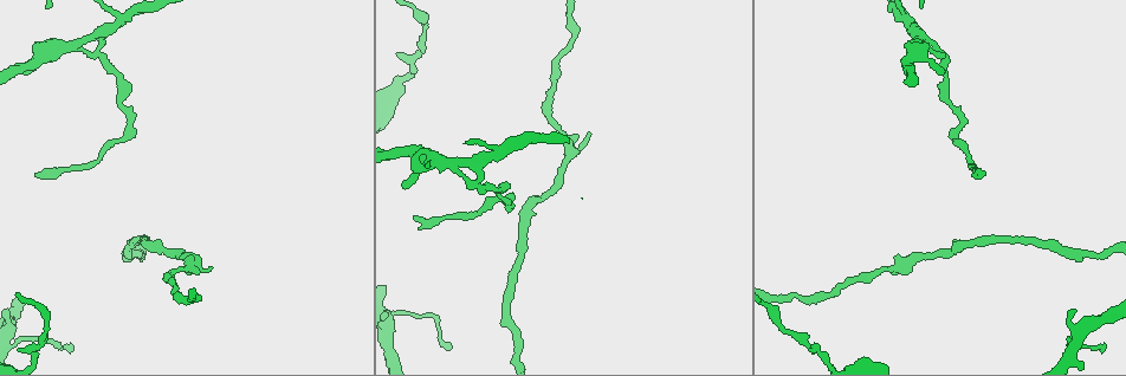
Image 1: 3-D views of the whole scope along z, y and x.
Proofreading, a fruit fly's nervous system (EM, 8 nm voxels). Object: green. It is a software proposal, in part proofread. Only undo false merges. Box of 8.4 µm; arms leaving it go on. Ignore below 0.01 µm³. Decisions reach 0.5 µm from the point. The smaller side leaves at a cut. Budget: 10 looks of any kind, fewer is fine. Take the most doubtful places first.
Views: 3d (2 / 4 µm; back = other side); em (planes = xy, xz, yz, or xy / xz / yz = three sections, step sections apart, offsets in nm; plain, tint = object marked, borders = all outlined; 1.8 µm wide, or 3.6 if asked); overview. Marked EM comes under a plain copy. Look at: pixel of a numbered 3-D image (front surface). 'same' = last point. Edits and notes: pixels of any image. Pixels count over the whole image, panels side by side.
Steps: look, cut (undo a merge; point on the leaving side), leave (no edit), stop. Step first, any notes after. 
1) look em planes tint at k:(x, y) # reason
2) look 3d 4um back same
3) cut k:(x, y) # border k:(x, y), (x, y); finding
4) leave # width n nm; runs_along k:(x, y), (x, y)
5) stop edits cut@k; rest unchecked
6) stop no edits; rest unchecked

look em xz step 4 tint at 1:(436, 160) # branch point

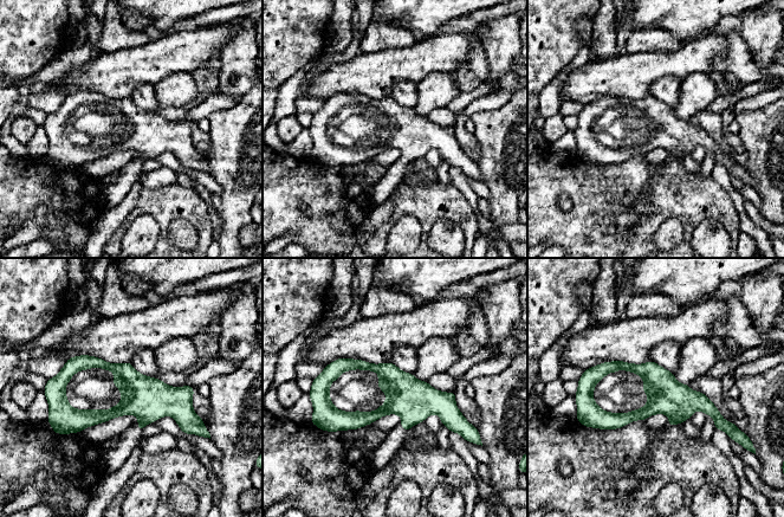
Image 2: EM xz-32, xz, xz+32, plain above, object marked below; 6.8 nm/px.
look em planes borders same

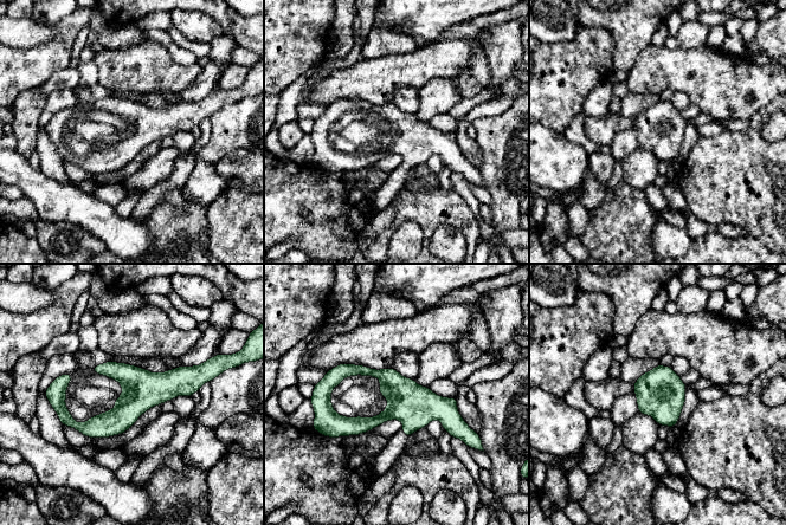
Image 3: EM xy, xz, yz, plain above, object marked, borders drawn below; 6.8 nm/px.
leave # runs_along 3:(200, 378), (103, 426), (76, 426), (60, 390); continuous, no second neuron

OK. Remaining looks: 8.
look 3d 2um at 1:(407, 312) # calibre changes

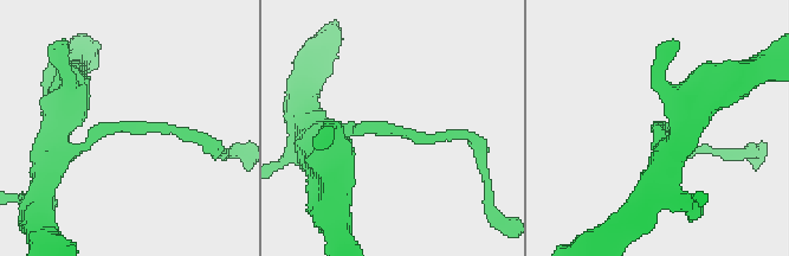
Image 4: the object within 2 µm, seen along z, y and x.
look em planes tint at 4:(132, 129) # shape alone is not enough

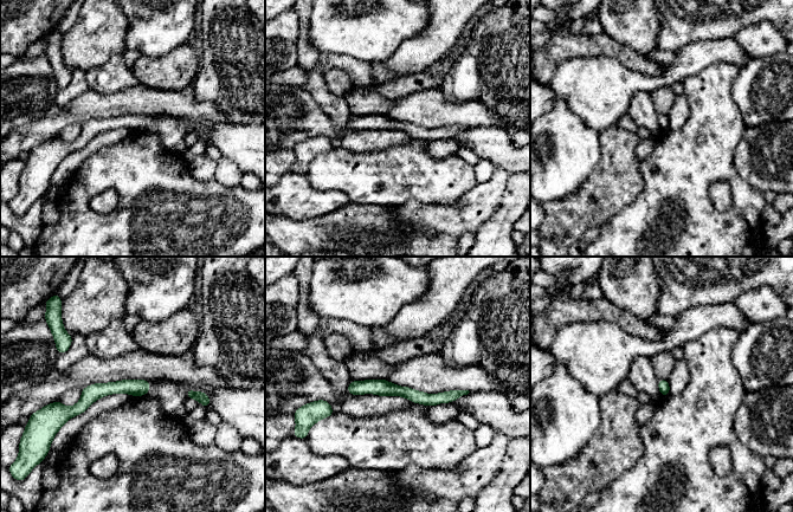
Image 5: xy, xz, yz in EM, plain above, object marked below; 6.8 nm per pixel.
leave # runs_along 5:(350, 388), (420, 397), (461, 393); all the same neuron

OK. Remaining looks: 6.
look em planes tint at 1:(881, 268) # a narrow waist

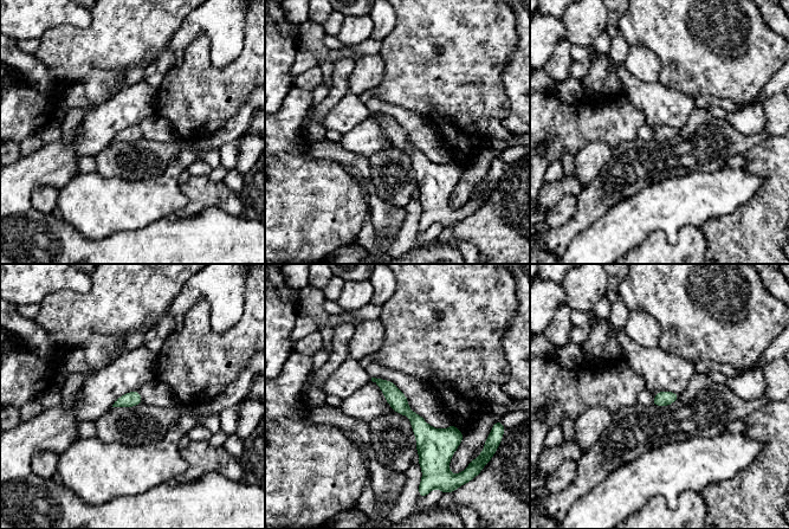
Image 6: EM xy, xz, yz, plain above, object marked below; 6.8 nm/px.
leave # width 100 nm; runs_along 6:(379, 381), (424, 432), (422, 463); all the same neuron

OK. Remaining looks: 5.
look 3d 2um at 1:(130, 126) # sharp bend

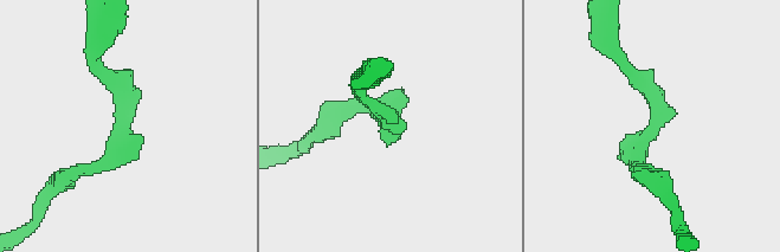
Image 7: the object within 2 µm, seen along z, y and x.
look em planes tint at 7:(121, 123)

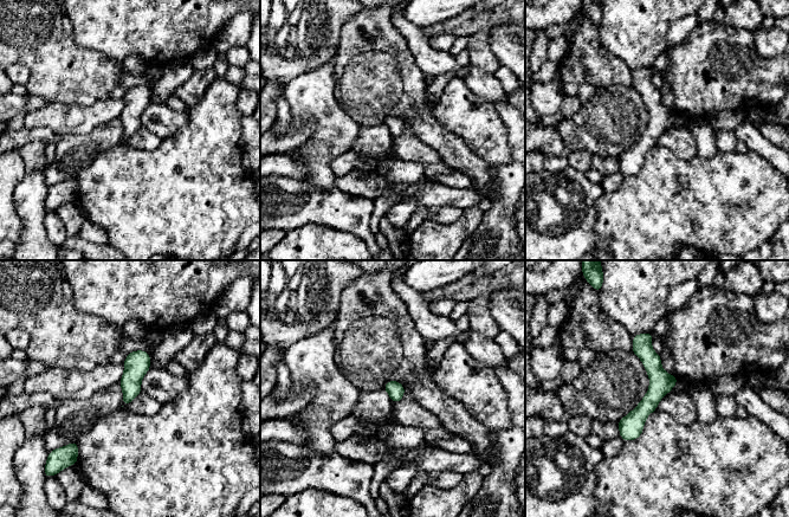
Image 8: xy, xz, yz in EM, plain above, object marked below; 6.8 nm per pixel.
leave # runs_along 8:(638, 337), (654, 394), (626, 437); continuous, no second neuron

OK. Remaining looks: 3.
stop no edits; rest unchecked

